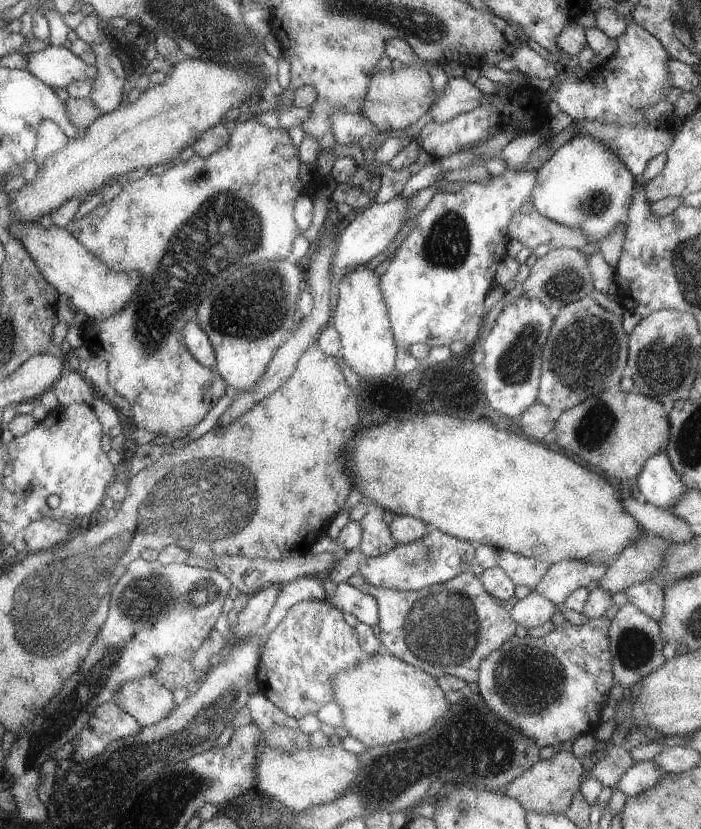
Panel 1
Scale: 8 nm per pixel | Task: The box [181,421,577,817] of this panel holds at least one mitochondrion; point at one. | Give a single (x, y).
(490, 749)

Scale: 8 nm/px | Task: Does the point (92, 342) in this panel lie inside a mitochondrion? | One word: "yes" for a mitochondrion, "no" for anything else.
no

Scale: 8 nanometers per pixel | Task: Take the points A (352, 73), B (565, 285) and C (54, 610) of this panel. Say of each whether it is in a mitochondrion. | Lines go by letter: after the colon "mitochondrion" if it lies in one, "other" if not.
A: other
B: mitochondrion
C: mitochondrion

